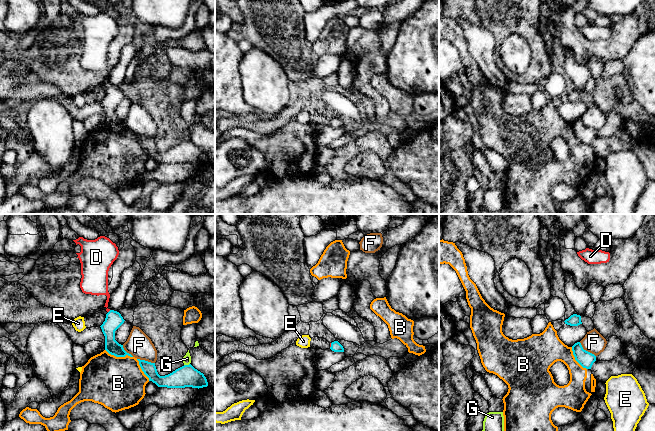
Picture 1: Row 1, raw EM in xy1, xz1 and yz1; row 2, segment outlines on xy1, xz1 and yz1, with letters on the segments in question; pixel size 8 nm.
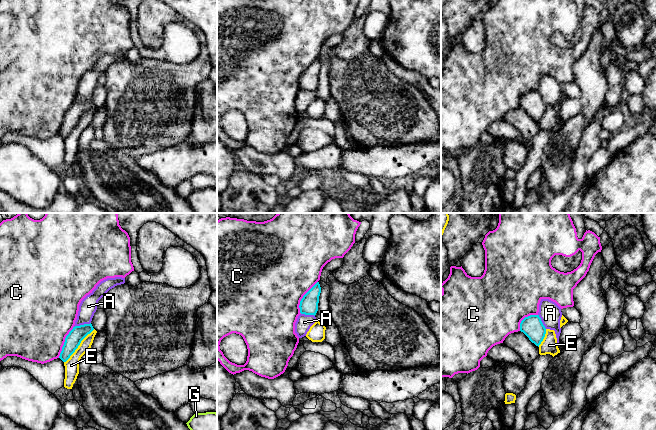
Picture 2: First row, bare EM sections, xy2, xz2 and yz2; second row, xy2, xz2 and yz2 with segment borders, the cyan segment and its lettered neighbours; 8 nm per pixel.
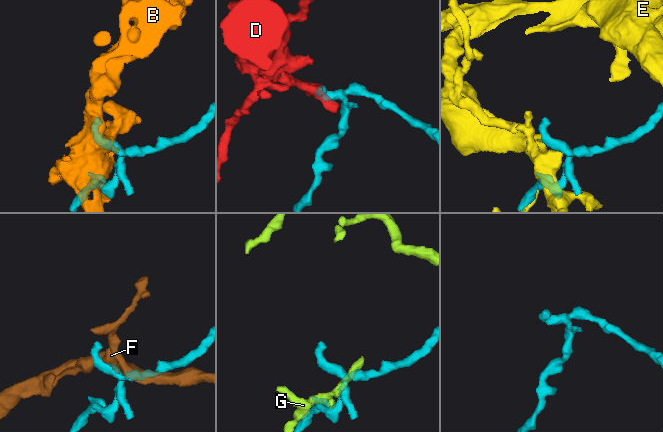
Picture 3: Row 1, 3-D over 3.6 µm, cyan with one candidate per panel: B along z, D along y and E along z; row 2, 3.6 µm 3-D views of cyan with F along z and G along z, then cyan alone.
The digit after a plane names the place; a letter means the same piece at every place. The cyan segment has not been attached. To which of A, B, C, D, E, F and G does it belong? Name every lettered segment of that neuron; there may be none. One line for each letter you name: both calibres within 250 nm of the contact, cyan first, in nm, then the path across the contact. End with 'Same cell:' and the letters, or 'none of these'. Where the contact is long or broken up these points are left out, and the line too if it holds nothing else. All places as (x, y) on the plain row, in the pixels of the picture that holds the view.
D: Thickness 140 nm (cyan) against 190 nm. Path across: xy1 (113, 96), (109, 87), (107, 70), (96, 59)
Same cell: D

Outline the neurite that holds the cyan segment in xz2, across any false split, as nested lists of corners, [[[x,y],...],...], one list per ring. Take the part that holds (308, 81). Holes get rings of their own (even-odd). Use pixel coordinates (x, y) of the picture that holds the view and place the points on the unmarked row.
[[[317,58],[301,75],[299,81],[301,90],[316,91],[320,69],[321,63],[319,58]]]

